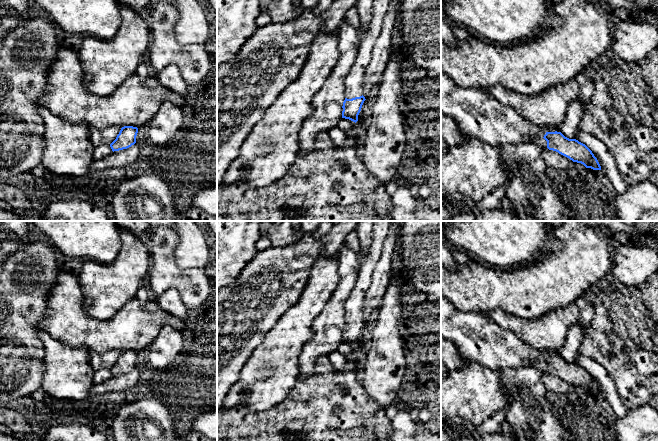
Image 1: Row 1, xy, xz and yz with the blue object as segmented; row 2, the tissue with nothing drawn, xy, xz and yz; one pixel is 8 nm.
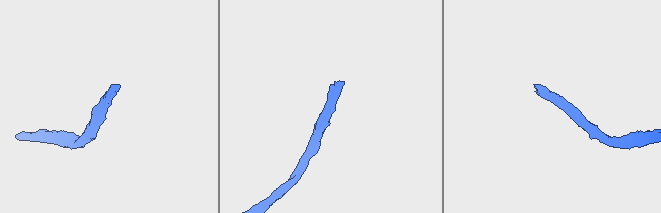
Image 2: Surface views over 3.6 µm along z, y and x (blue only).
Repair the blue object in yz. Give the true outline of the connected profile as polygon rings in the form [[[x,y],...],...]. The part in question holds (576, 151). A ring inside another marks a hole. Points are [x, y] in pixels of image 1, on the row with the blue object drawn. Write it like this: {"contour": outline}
{"contour": [[[546,132],[543,137],[533,136],[531,141],[543,148],[556,151],[573,162],[581,163],[586,168],[601,170],[597,158],[585,144],[576,139],[569,139],[561,132]]]}

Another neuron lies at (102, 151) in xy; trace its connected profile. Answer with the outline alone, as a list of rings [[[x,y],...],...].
[[[99,145],[94,147],[93,158],[94,160],[101,160],[106,158],[112,153],[110,145]]]

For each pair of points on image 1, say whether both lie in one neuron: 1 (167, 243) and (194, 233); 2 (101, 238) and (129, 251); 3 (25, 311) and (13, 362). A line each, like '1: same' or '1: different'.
1: different
2: different
3: same

